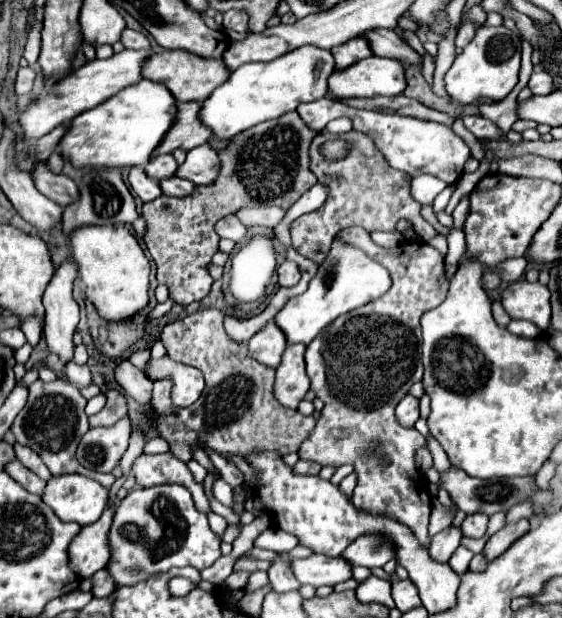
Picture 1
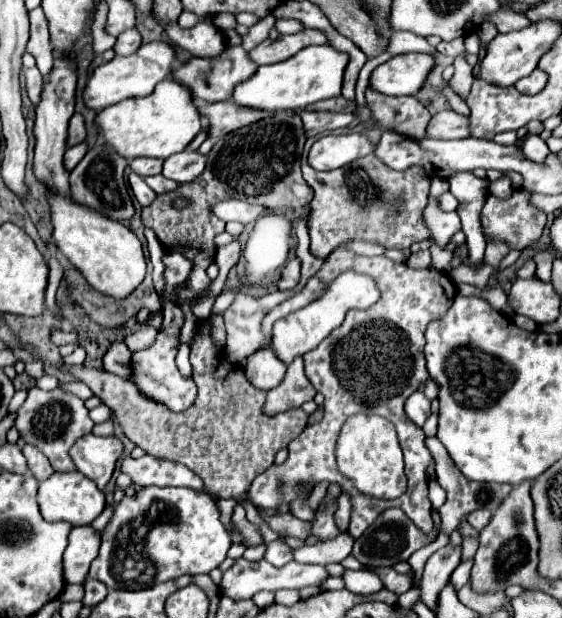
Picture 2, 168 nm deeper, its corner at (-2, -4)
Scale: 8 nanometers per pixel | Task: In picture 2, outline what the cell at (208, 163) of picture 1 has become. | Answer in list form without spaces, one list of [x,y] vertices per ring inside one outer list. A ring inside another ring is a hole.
[[[182,151],[164,161],[162,175],[178,183],[188,183],[194,181],[204,169],[206,169],[206,155]]]

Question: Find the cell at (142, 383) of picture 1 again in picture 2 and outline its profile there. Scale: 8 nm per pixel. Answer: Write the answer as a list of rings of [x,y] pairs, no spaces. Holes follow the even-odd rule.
[[[114,343],[104,355],[104,369],[118,377],[132,379],[132,351],[124,343]]]

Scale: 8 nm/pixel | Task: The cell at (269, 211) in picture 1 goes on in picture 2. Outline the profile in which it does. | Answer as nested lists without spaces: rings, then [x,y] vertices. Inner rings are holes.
[[[222,201],[218,205],[212,207],[214,215],[220,217],[222,221],[238,221],[242,225],[248,225],[248,223],[256,223],[264,213],[268,213],[264,207],[260,205],[250,205],[250,203],[244,203],[244,201]]]

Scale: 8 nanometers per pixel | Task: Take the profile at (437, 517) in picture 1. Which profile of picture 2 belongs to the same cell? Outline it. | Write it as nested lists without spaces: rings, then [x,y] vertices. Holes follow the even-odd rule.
[[[378,567],[378,569],[374,569],[374,573],[382,579],[382,583],[386,585],[388,591],[394,591],[394,593],[398,593],[398,595],[404,593],[404,591],[408,591],[408,589],[412,587],[414,571],[400,575],[400,573],[396,573],[392,567]]]

